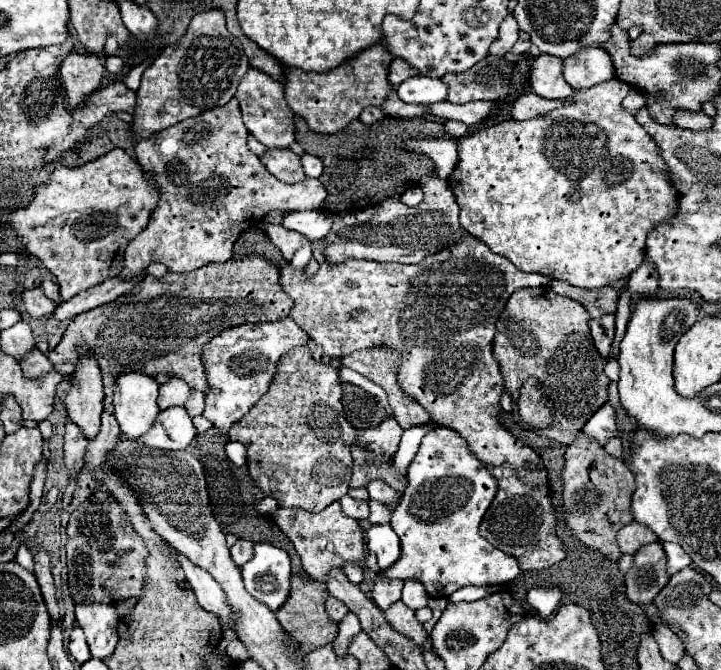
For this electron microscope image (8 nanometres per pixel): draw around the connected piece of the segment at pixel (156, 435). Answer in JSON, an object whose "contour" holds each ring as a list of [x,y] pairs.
{"contour":[[[168,407],[158,415],[154,427],[138,439],[138,443],[152,449],[178,451],[178,449],[186,449],[194,437],[196,437],[196,427],[192,423],[192,417],[186,413],[186,409]]]}

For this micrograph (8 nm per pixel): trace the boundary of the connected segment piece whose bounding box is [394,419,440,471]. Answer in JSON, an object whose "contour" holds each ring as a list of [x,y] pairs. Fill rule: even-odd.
{"contour":[[[432,419],[432,423],[424,423],[424,425],[410,427],[410,429],[404,431],[402,441],[400,441],[400,447],[398,447],[396,455],[394,455],[394,465],[398,467],[398,471],[406,471],[408,469],[410,461],[414,459],[414,455],[416,455],[416,451],[420,447],[420,439],[426,433],[430,433],[432,429],[436,429],[436,427],[440,427],[440,425],[434,423],[434,419]]]}

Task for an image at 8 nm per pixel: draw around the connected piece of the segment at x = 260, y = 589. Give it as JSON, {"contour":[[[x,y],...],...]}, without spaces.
{"contour":[[[254,543],[254,555],[240,567],[246,589],[278,611],[290,593],[290,557],[270,543]]]}

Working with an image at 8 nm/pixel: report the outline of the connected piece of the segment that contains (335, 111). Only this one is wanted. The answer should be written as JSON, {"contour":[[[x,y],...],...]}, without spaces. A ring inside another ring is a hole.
{"contour":[[[374,45],[330,73],[304,73],[300,69],[286,67],[286,101],[292,107],[292,111],[308,123],[312,131],[342,131],[354,119],[358,119],[364,107],[382,105],[386,101],[386,97],[394,89],[390,87],[390,83],[386,83],[386,67],[390,67],[392,59],[394,57],[390,55],[390,51],[386,51],[384,45]]]}

